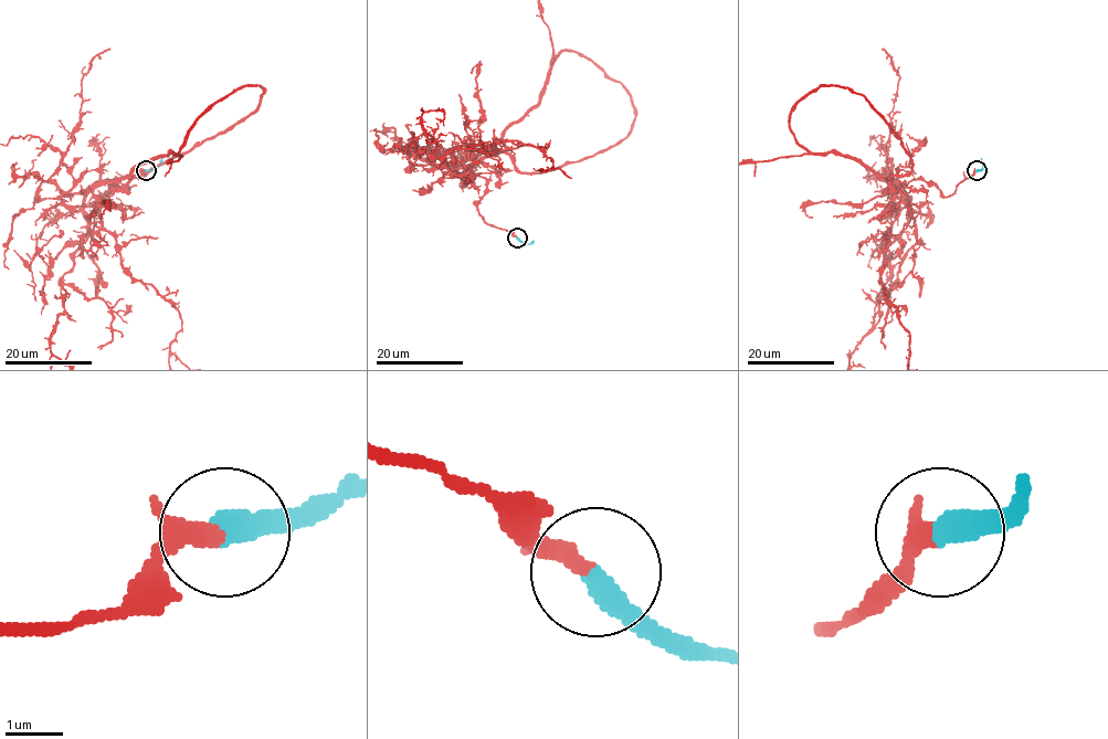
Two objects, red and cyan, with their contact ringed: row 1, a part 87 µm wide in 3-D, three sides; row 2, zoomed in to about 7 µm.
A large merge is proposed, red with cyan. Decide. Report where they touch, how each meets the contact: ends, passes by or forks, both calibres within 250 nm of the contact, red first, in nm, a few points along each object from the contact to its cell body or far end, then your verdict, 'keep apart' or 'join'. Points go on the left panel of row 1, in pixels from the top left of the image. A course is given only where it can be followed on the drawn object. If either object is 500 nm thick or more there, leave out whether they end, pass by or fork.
place (146, 170); red passes by; cyan ends; calibres 240 and 440 nm; course cyan (146, 171), (157, 168), (161, 158); join

